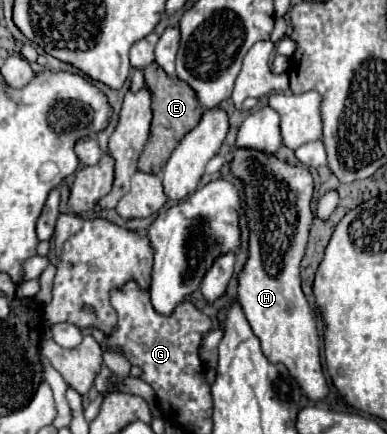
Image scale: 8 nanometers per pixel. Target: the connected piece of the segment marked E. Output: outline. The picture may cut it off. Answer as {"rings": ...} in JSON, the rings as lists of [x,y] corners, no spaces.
{"rings":[[[156,61],[150,63],[144,69],[144,75],[146,75],[146,87],[152,91],[154,119],[152,119],[152,129],[150,129],[148,143],[146,143],[146,147],[140,155],[138,169],[158,175],[162,171],[166,159],[170,157],[170,153],[178,145],[178,137],[182,139],[182,135],[186,135],[186,131],[192,131],[198,125],[198,119],[202,117],[204,109],[202,109],[198,97],[196,97],[196,91],[186,81],[166,75],[166,71]]]}

